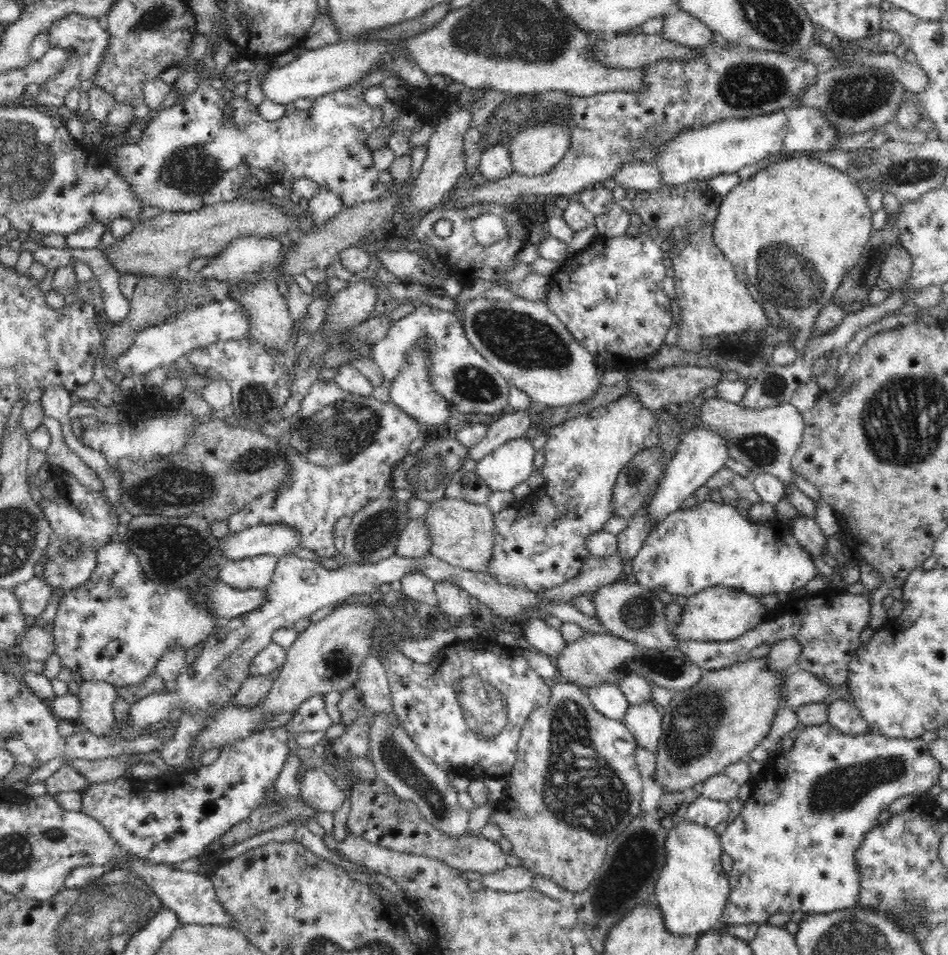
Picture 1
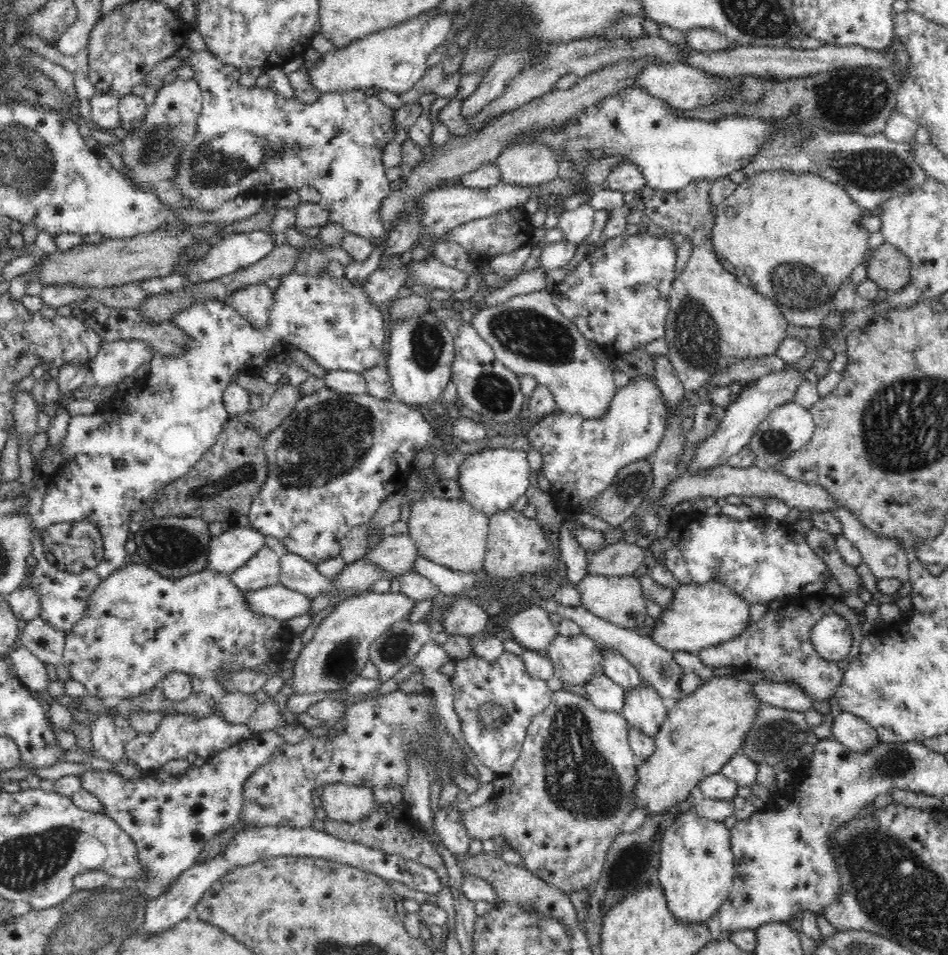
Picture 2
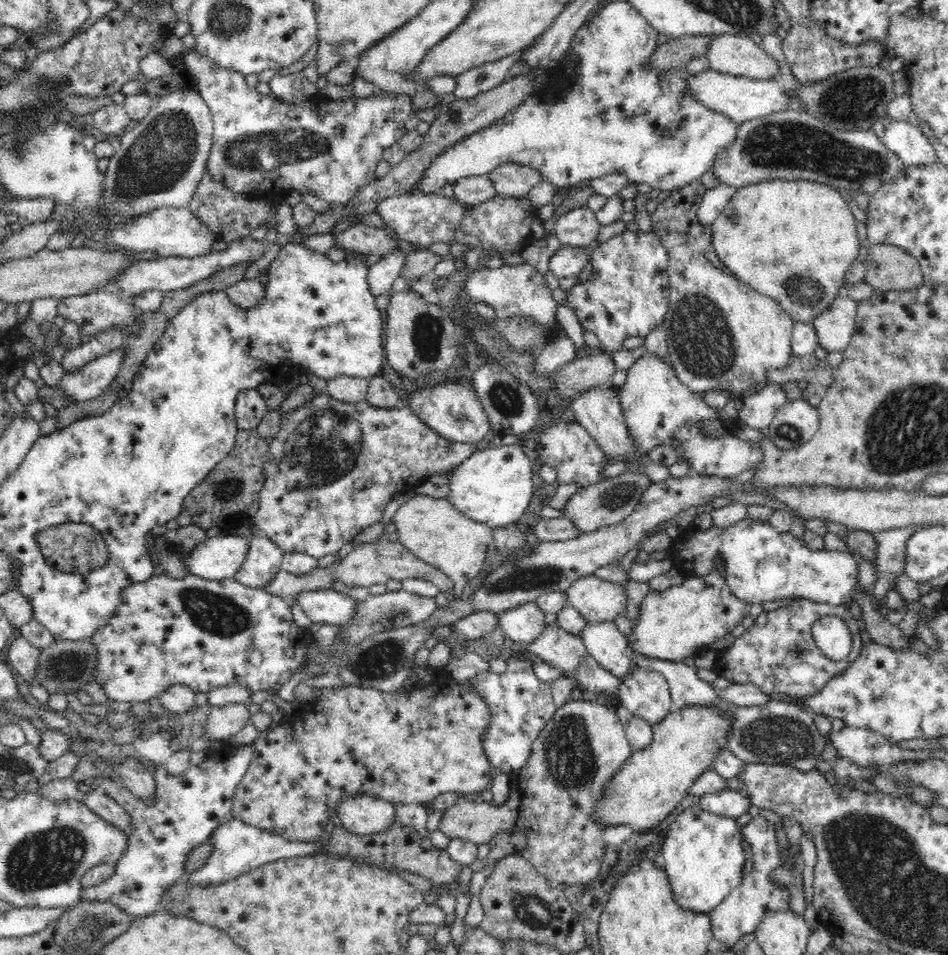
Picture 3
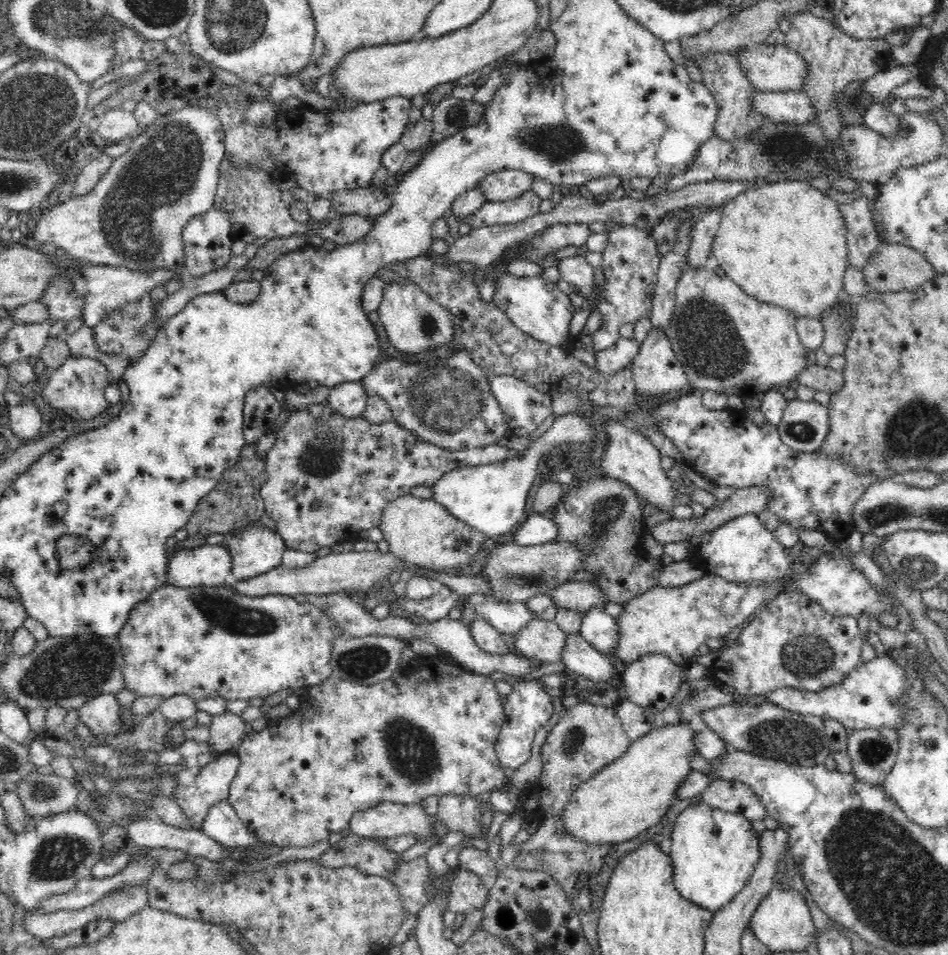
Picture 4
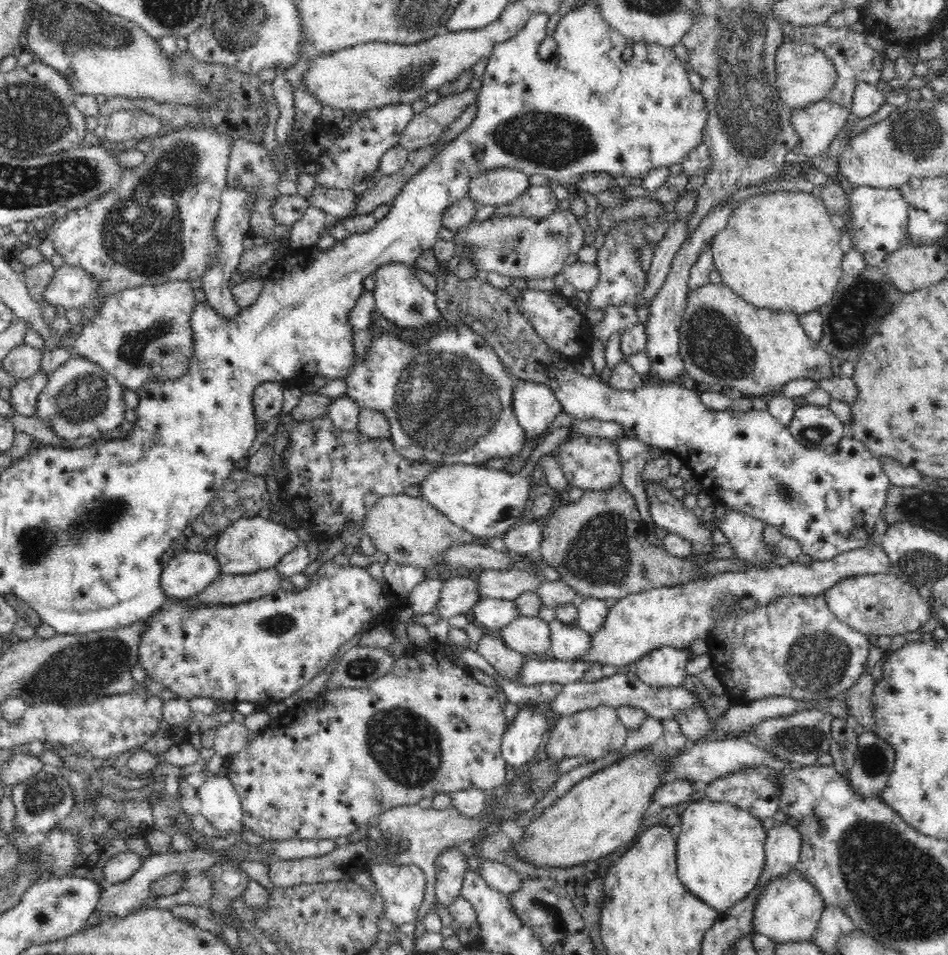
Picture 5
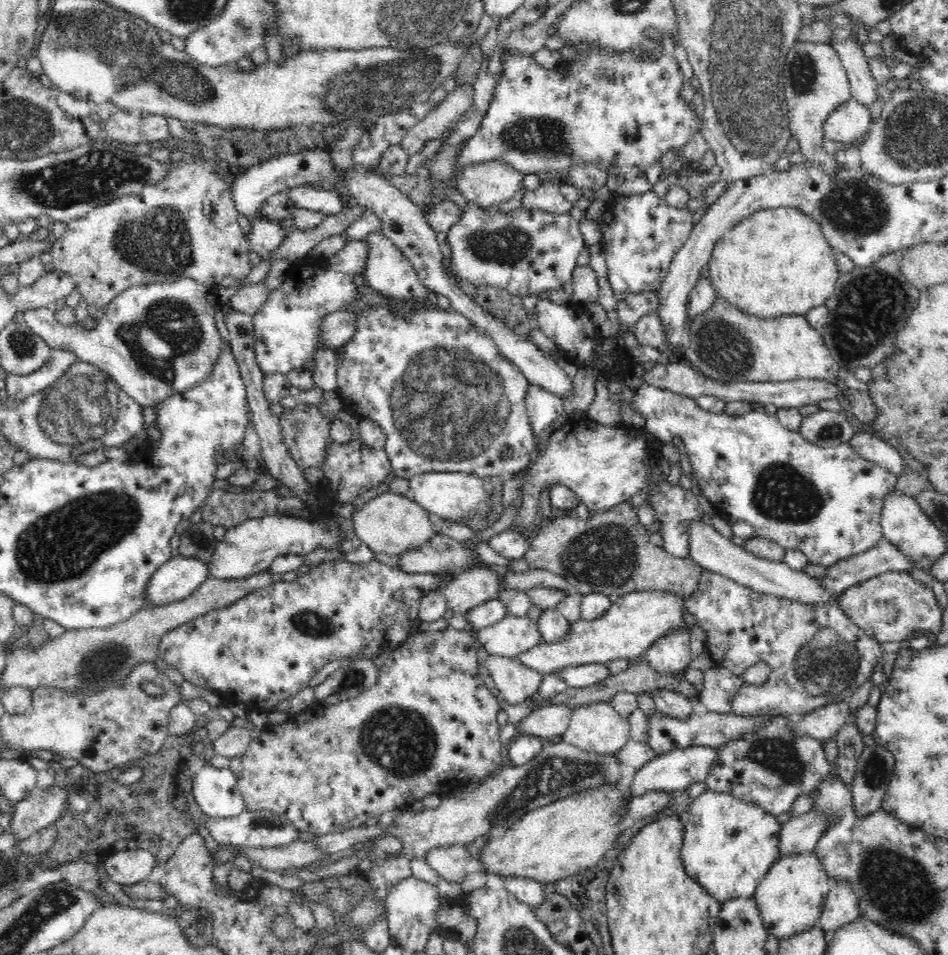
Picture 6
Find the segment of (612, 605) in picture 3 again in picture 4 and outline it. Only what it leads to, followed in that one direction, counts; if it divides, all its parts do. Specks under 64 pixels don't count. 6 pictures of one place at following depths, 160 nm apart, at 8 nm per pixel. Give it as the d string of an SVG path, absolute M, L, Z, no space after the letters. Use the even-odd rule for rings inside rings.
M570 580L550 590L548 595L554 599L556 607L576 610L583 615L588 610L592 610L592 606L605 606L602 589L594 585L592 581Z

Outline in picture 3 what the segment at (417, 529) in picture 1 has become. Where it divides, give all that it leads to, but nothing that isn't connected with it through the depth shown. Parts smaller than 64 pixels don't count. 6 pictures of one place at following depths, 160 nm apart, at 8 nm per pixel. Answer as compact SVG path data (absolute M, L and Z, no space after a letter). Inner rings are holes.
M380 539L376 542L358 544L358 546L353 548L350 554L346 555L346 558L336 560L330 564L330 566L323 569L320 569L320 567L314 568L310 574L300 574L300 576L296 576L281 568L278 574L276 574L276 578L274 578L272 582L268 582L262 589L290 602L290 600L293 600L294 595L300 594L305 590L332 589L333 582L337 580L342 581L342 583L348 585L348 587L370 587L374 586L374 584L387 583L389 580L403 581L411 578L430 581L432 584L435 584L440 591L445 593L448 592L448 590L452 592L455 583L449 576L446 576L442 570L438 570L435 566L416 558L400 541L397 540L393 542L389 539Z

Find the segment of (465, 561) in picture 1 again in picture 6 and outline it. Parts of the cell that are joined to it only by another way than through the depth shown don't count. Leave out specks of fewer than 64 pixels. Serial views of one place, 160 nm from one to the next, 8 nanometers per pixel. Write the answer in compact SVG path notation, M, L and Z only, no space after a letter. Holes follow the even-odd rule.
M386 491L371 498L353 515L354 529L361 542L374 553L400 556L410 550L416 550L426 544L430 538L439 534L439 530L430 522L429 512L418 502L401 494Z

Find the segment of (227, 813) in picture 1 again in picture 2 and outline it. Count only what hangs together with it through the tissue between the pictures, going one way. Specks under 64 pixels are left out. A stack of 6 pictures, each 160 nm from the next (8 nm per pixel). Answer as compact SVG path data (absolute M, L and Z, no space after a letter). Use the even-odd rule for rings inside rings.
M276 730L254 733L236 745L222 750L206 760L203 766L191 766L179 776L170 775L162 770L149 770L140 780L129 780L120 773L112 771L87 770L80 776L84 790L90 792L103 804L103 812L110 817L130 838L138 849L140 863L146 868L144 876L138 880L128 880L125 884L138 889L145 902L158 898L170 890L170 886L184 871L195 866L201 850L209 840L223 830L239 823L240 810L244 808L246 782L254 770L265 766L273 755L285 744L285 739Z

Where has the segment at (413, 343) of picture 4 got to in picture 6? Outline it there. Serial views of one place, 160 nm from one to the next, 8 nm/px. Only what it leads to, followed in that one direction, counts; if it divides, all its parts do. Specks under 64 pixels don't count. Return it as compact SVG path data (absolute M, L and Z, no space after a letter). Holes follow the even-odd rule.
M381 231L368 234L365 242L369 243L367 268L363 273L366 277L367 285L372 287L372 290L375 290L379 295L384 296L384 298L390 298L390 300L401 300L404 302L414 300L426 304L431 291L422 285L411 262L402 255L398 247L390 239L386 238Z

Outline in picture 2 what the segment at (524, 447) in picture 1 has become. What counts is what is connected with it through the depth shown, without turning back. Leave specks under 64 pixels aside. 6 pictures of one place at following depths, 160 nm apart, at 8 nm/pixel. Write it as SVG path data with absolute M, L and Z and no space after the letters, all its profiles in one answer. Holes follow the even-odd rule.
M509 448L486 449L471 454L459 468L462 499L488 516L512 509L512 504L524 496L530 484L531 468L526 454L524 450Z

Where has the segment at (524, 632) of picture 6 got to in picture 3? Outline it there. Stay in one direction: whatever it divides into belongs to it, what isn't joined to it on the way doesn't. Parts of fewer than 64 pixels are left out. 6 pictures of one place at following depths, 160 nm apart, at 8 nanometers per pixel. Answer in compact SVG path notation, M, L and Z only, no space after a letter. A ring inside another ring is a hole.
M547 625L540 636L524 645L526 651L540 656L545 663L560 668L562 674L575 681L578 666L586 658L587 650L580 635L569 633L557 625Z

